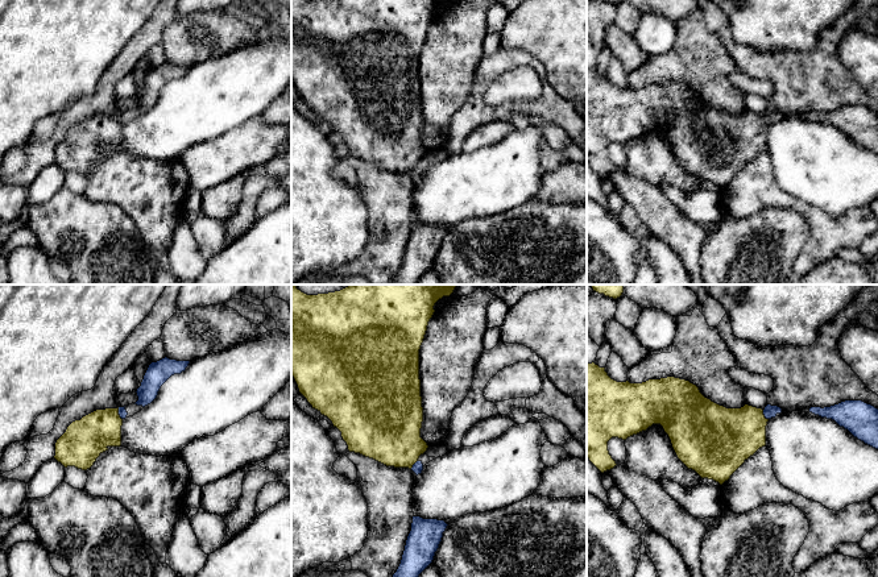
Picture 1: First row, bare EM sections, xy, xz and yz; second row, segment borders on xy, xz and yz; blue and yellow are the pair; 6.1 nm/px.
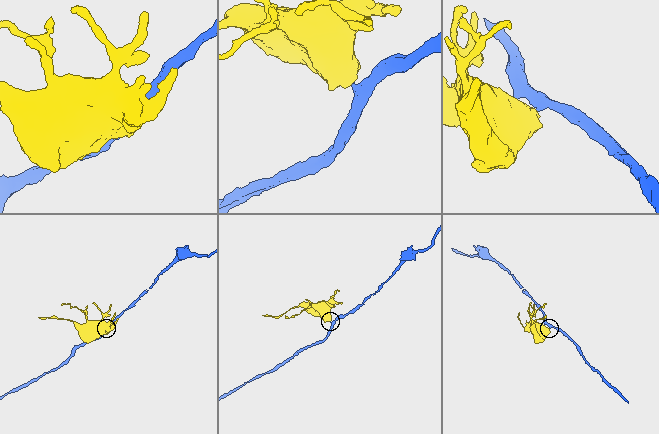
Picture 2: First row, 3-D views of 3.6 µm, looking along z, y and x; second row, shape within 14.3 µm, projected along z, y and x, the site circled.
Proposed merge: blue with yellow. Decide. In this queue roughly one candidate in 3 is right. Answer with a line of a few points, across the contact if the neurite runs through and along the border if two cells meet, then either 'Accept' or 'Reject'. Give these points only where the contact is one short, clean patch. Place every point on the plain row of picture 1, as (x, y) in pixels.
Line: yz (762, 115), (767, 124). Reject

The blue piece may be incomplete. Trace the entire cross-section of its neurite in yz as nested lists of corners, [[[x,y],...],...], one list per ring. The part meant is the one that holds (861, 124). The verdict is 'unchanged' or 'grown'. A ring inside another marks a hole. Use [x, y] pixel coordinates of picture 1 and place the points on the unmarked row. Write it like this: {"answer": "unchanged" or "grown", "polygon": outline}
{"answer": "unchanged", "polygon": [[[845,105],[831,112],[811,112],[809,117],[834,125],[854,142],[878,154],[878,113],[862,105]]]}

